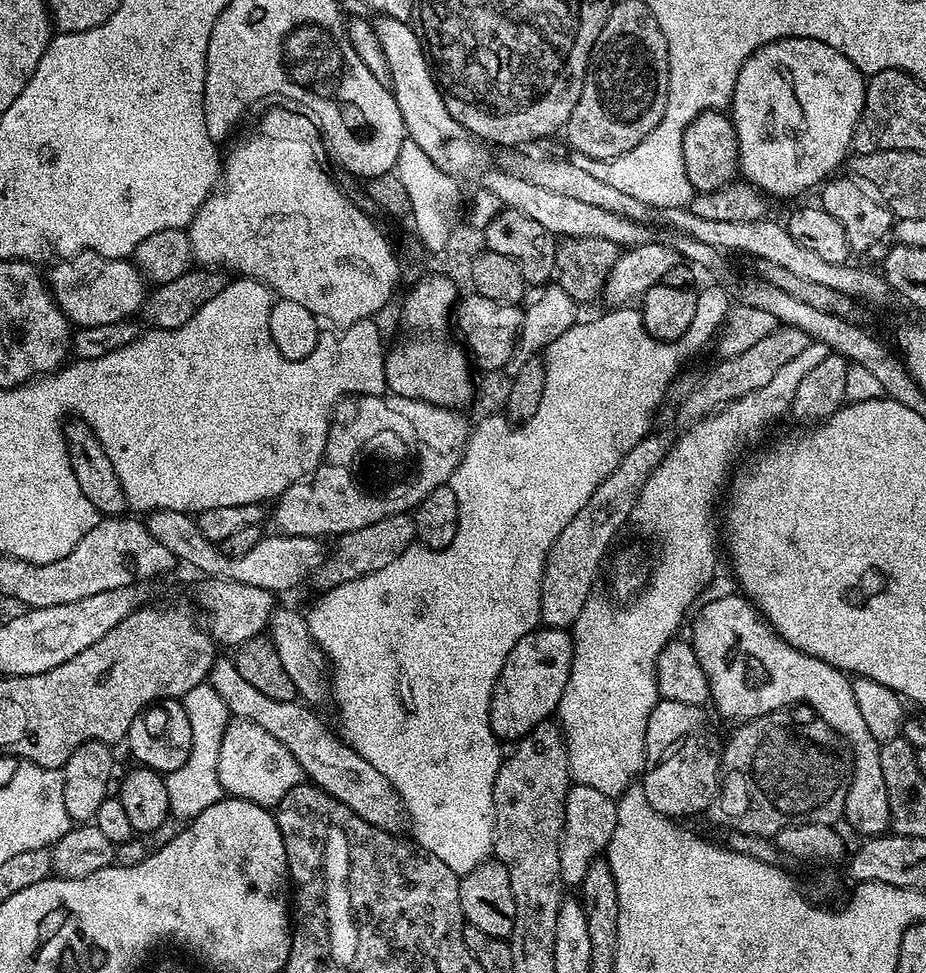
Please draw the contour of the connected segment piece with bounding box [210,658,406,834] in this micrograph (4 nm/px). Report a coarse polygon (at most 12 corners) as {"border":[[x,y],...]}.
{"border":[[217,658],[210,683],[358,818],[406,828],[394,786],[303,702],[278,702]]}

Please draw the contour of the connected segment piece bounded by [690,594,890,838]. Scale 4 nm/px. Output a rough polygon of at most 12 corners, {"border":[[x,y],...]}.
{"border":[[743,594],[699,605],[690,643],[728,720],[807,704],[854,746],[843,819],[890,828],[881,741],[840,669]]}

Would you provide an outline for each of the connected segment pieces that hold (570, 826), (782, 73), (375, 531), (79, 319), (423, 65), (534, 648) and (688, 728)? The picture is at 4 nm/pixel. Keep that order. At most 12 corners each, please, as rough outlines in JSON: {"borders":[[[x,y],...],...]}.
{"borders":[[[573,783],[564,799],[560,878],[583,885],[617,835],[616,800]],[[814,38],[754,50],[730,105],[769,197],[849,155],[864,73]],[[411,515],[339,537],[314,573],[320,590],[382,569],[416,540]],[[61,259],[46,283],[76,328],[143,309],[131,259]],[[380,16],[407,139],[475,173],[477,141],[450,114],[417,29]],[[537,627],[510,650],[490,702],[501,741],[560,707],[572,638]],[[657,699],[642,783],[661,817],[711,809],[722,740],[698,704]]]}

